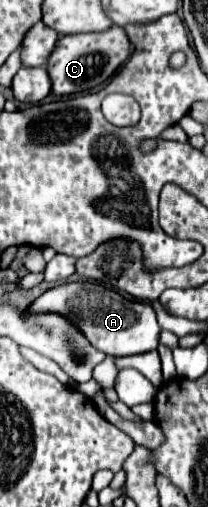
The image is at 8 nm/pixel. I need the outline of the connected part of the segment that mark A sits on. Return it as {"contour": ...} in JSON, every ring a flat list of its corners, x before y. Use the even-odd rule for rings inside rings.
{"contour":[[94,281,84,283,66,283,60,287,48,289,44,295,40,295,30,309,50,309,56,313,66,313,78,329,86,333,90,343,100,349,106,355,120,357,120,355,136,355,136,353,148,353,154,351,160,343,160,331,156,311,150,303,132,301,130,297,124,297,118,291,98,289]]}

